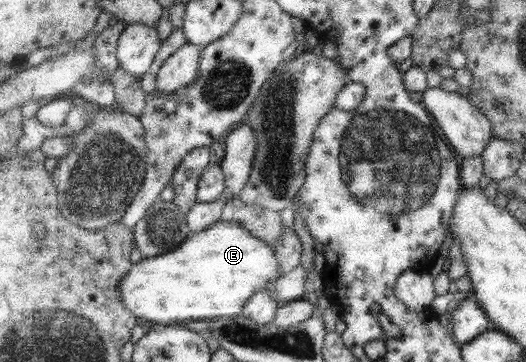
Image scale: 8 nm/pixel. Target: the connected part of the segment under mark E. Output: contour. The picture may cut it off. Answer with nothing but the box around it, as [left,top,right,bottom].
[120,219,282,326]

